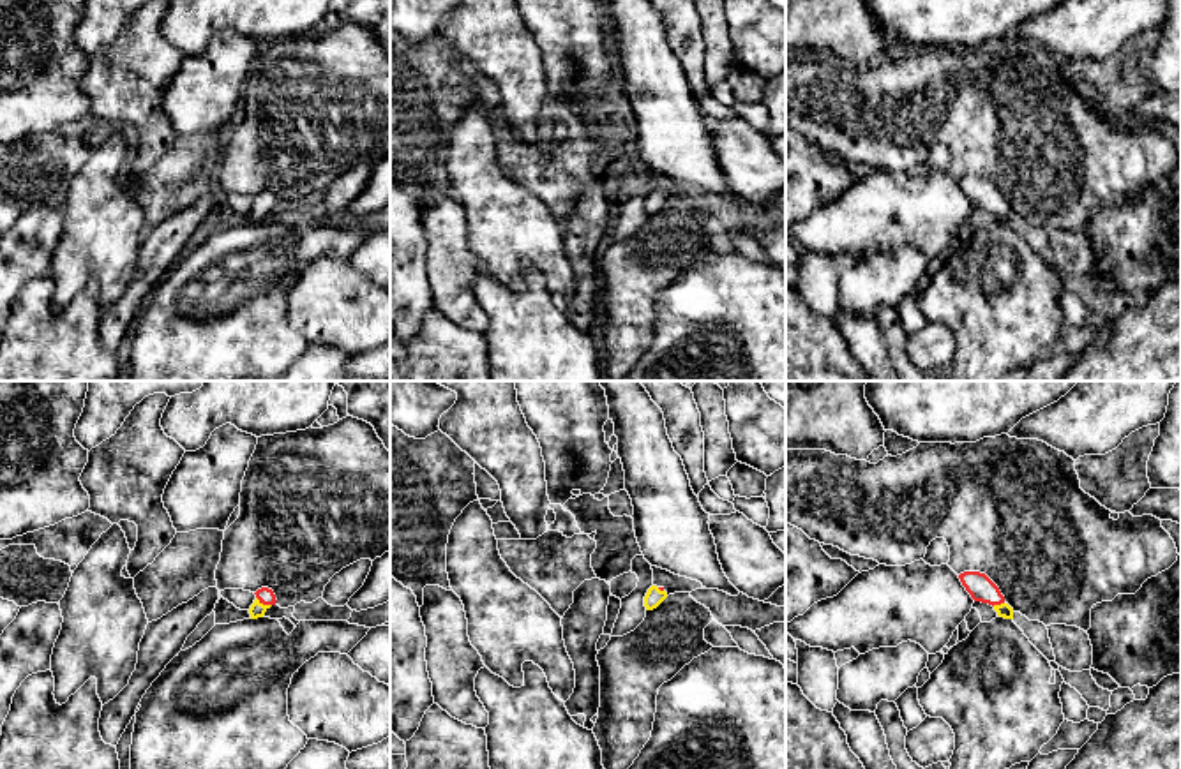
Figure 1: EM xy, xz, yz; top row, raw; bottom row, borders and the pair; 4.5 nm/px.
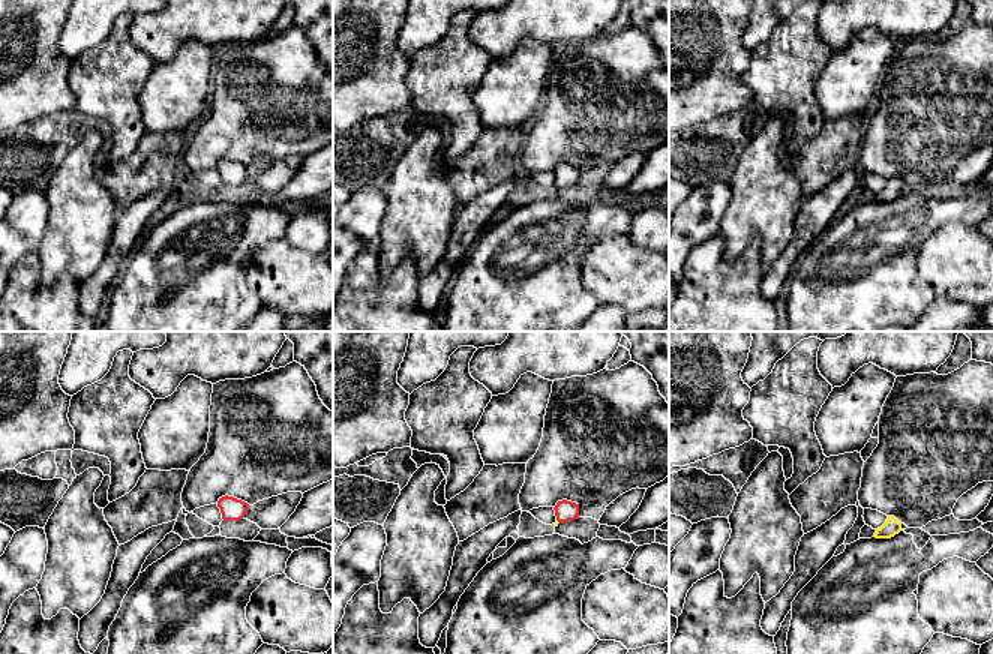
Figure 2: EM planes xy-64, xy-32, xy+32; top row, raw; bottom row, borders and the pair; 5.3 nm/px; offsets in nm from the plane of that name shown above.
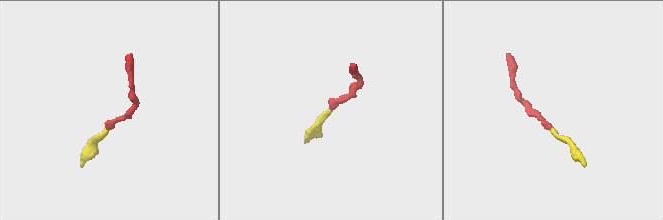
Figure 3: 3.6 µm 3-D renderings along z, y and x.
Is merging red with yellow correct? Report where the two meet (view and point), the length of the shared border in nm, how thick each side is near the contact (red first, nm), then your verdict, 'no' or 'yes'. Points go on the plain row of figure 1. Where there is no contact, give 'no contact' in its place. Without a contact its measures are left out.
xy (263, 209) | 80 nm | 70/70 nm | yes

